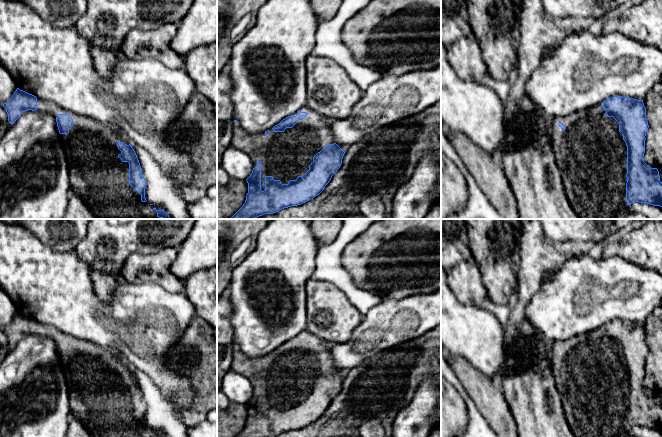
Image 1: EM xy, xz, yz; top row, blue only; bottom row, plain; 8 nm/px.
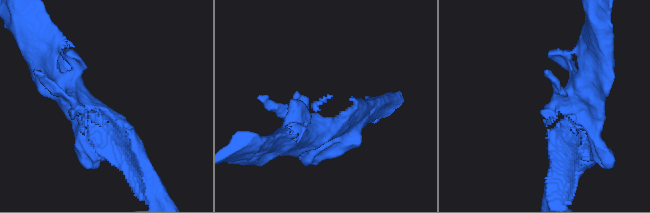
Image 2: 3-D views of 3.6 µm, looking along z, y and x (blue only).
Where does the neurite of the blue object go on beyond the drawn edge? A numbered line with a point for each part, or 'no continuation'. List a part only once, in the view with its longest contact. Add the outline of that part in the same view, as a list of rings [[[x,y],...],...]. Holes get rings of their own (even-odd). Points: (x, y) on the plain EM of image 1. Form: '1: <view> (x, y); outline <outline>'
1: xz (286, 379); outline [[[307,330],[300,333],[308,339],[303,344],[298,344],[292,352],[286,352],[284,356],[274,356],[269,353],[269,358],[265,356],[257,359],[247,357],[238,346],[233,346],[231,370],[246,377],[252,387],[253,392],[257,386],[261,386],[261,414],[265,414],[265,401],[272,400],[274,404],[280,404],[282,408],[288,408],[290,404],[296,404],[298,400],[303,400],[308,394],[309,389],[313,386],[313,381],[320,376],[327,368],[336,367],[333,358],[329,352],[329,343],[315,336]]]

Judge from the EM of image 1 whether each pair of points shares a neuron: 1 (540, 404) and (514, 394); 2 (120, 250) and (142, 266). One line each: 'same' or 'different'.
1: same
2: different

